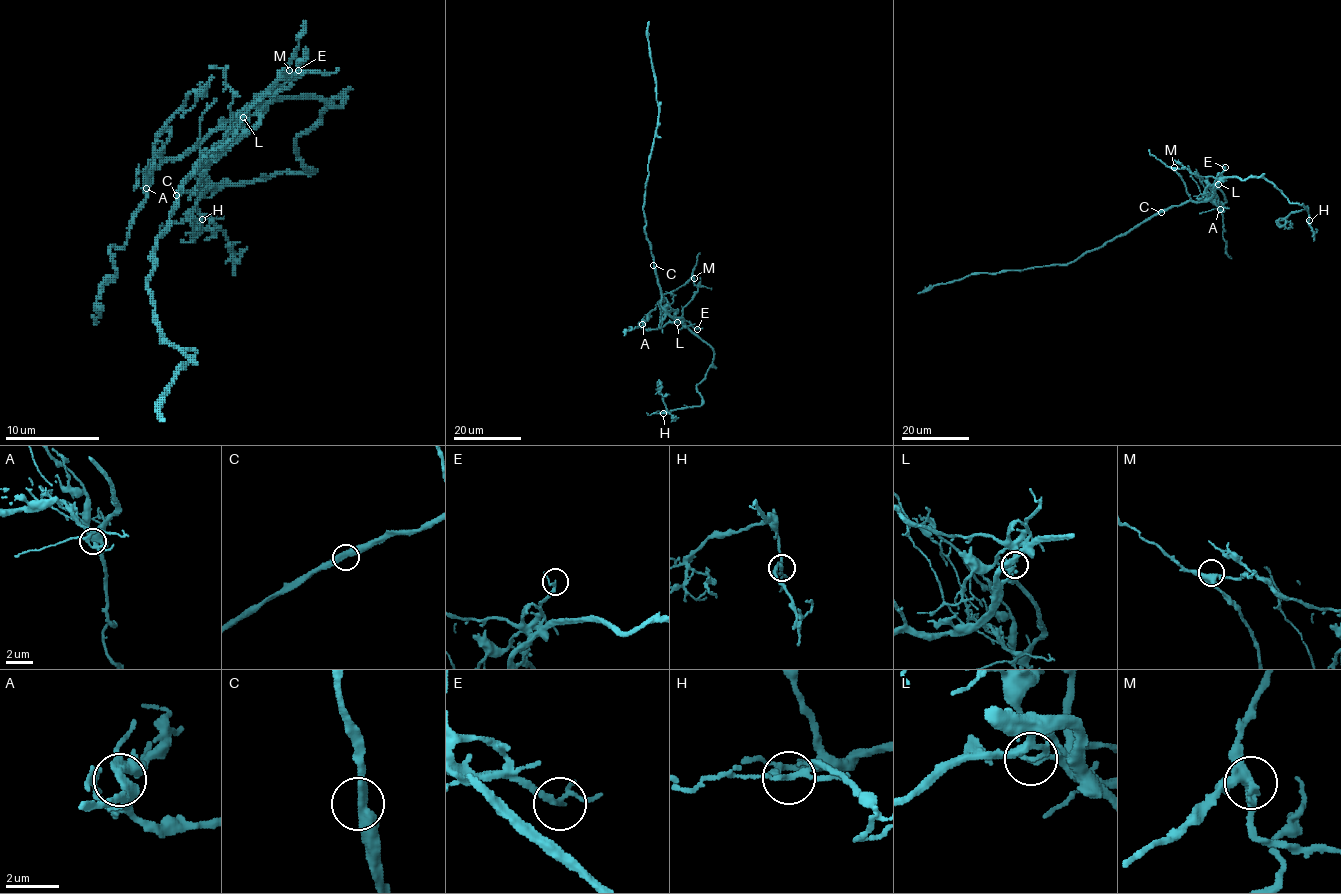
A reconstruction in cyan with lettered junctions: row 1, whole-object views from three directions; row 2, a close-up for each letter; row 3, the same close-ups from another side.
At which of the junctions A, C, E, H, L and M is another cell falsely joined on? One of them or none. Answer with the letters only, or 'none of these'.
L

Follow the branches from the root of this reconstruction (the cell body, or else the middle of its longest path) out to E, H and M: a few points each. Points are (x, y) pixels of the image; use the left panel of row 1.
E: (179, 190), (197, 164), (207, 167), (242, 132), (247, 120), (275, 87), (284, 84), (299, 70)
H: (179, 190), (277, 99), (343, 99), (296, 139), (310, 174), (202, 188), (202, 219)
M: (179, 190), (195, 172), (195, 167), (233, 136), (240, 120), (289, 70)

